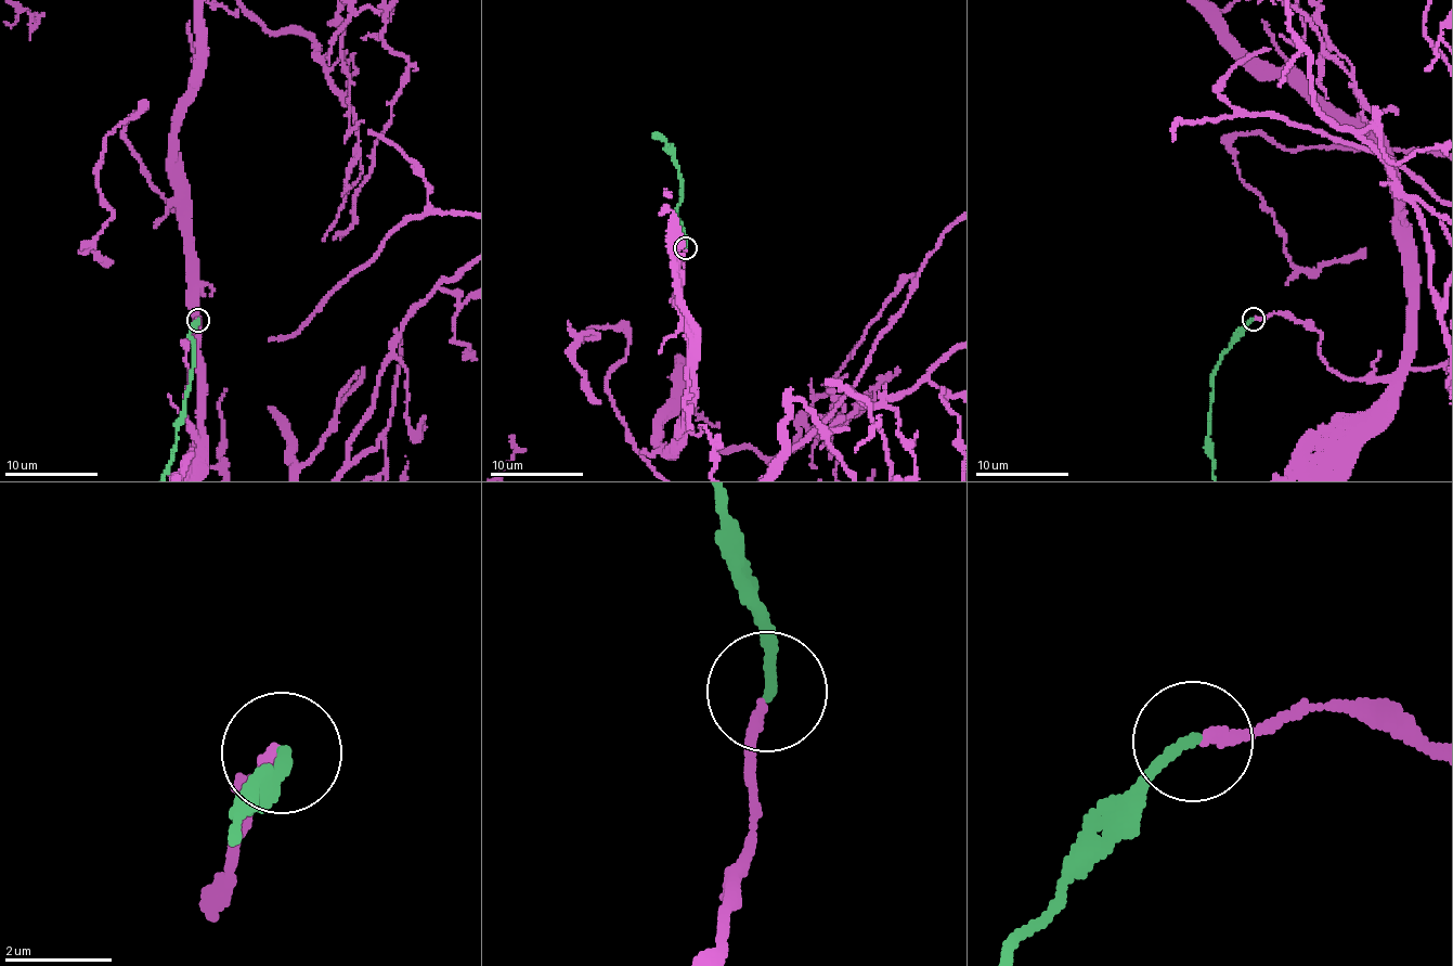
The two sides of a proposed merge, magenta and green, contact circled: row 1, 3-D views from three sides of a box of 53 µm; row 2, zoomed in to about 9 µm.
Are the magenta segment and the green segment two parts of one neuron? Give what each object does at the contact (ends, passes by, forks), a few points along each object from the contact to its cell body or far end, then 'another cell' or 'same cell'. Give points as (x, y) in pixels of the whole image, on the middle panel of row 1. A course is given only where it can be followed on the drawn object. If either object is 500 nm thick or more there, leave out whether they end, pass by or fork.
magenta ends | green ends | same cell

